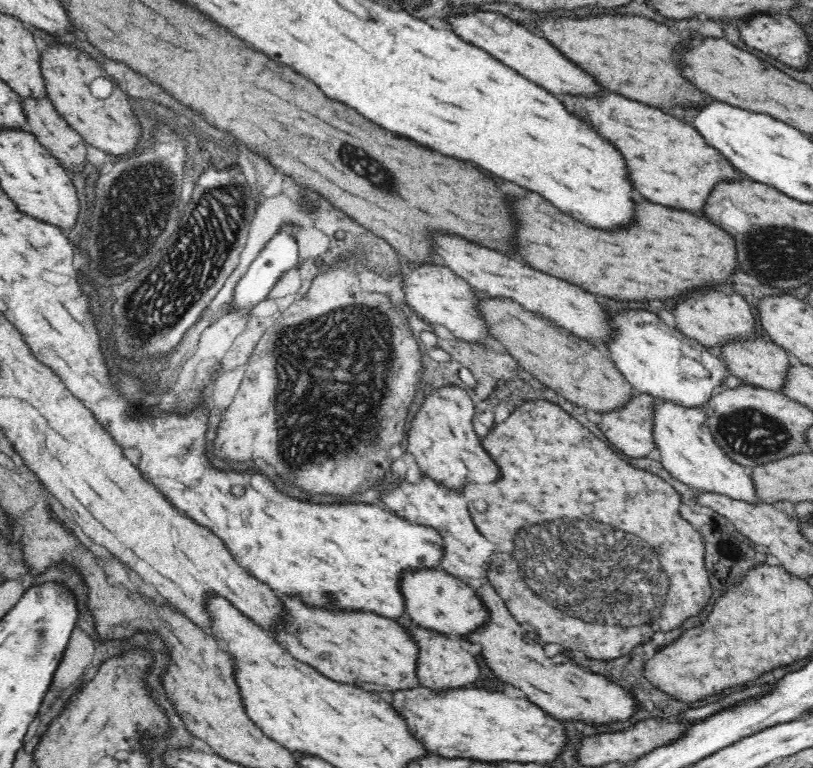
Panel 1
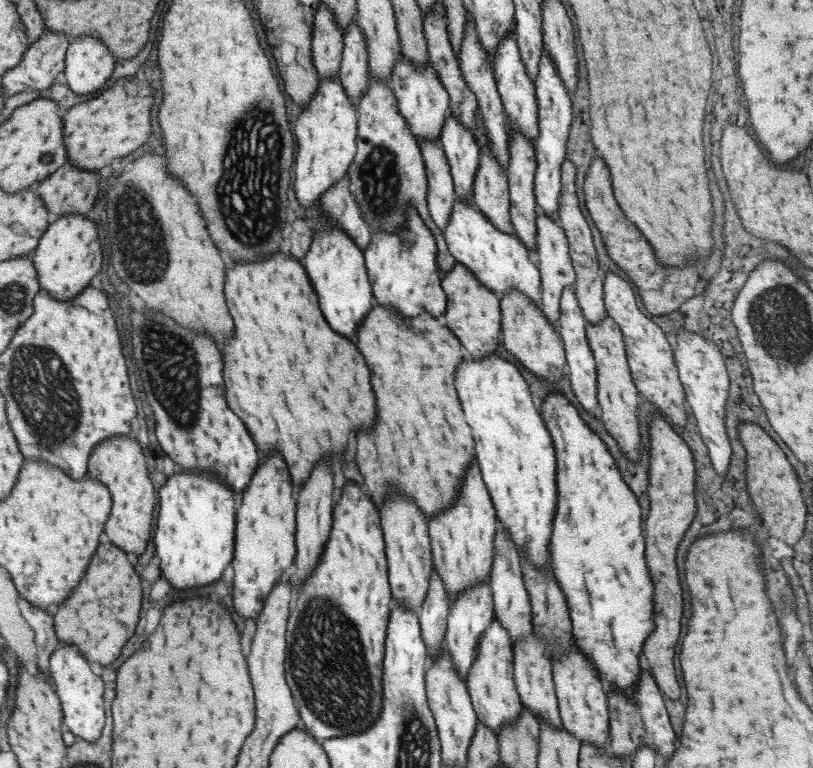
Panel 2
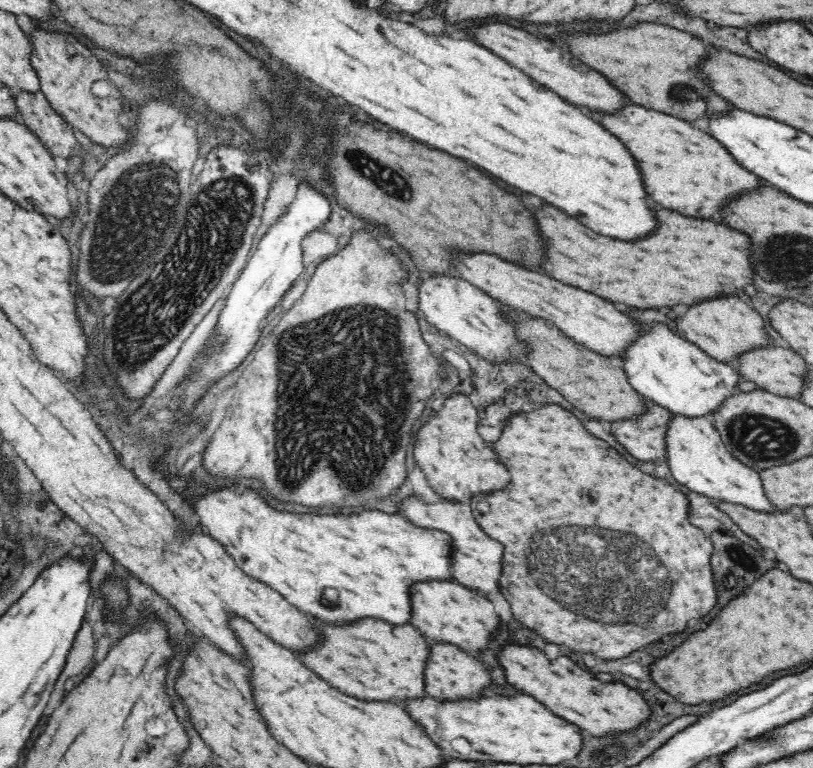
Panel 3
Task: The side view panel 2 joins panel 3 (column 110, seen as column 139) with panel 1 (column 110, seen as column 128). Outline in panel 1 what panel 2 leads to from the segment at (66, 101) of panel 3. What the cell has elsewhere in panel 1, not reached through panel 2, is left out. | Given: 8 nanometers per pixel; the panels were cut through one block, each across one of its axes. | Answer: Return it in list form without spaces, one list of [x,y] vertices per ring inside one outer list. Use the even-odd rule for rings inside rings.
[[[52,44],[40,52],[40,72],[50,99],[58,115],[66,120],[88,144],[106,152],[111,159],[122,157],[134,151],[140,142],[140,124],[128,102],[128,94],[120,85],[115,84],[113,93],[104,99],[97,98],[90,91],[90,82],[106,76],[102,65],[87,52],[67,44]]]

